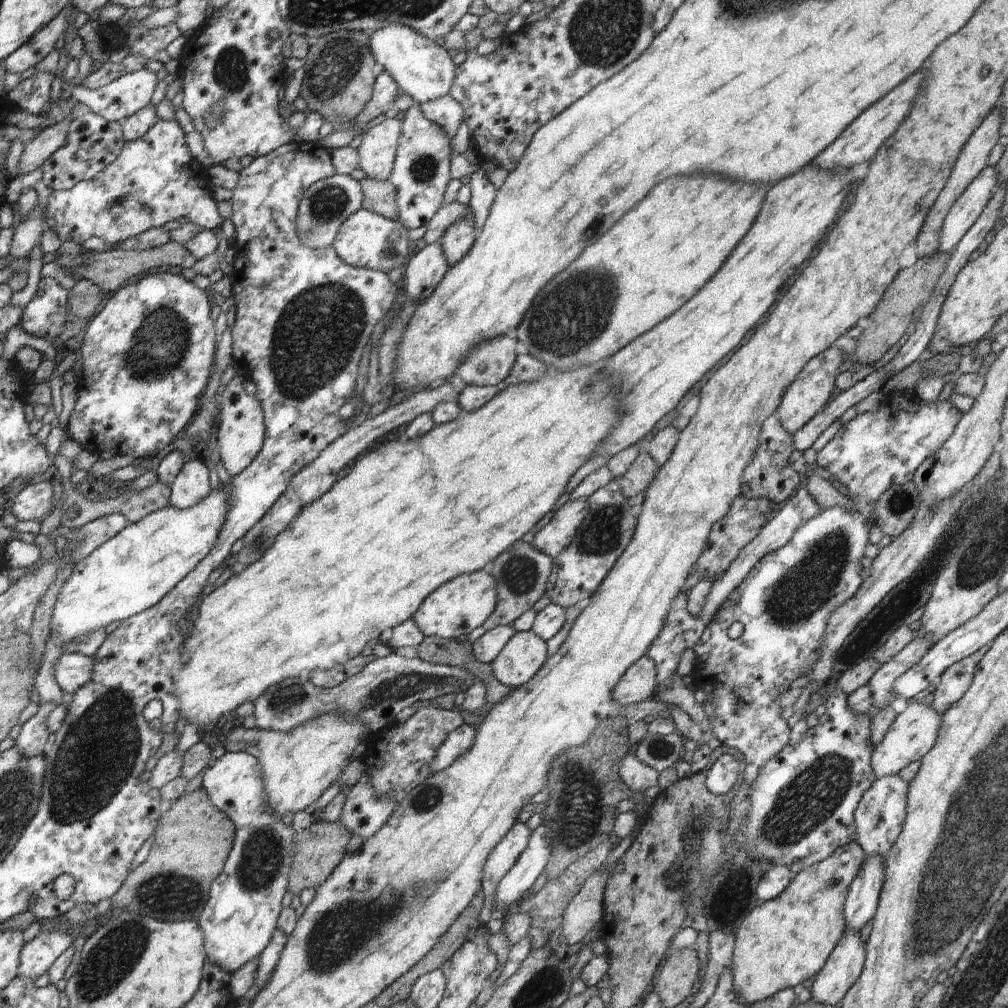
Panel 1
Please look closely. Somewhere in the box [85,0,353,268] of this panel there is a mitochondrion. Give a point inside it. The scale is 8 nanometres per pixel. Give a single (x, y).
(230, 70)

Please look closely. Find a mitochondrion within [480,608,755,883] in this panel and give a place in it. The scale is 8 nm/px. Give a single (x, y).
(581, 812)

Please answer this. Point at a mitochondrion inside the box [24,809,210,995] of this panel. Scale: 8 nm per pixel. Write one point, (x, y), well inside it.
(164, 894)

